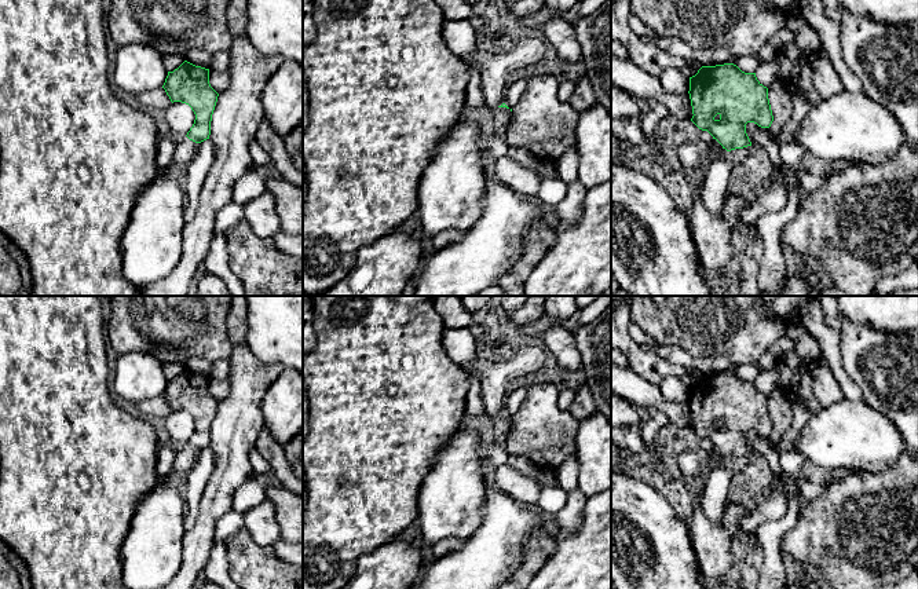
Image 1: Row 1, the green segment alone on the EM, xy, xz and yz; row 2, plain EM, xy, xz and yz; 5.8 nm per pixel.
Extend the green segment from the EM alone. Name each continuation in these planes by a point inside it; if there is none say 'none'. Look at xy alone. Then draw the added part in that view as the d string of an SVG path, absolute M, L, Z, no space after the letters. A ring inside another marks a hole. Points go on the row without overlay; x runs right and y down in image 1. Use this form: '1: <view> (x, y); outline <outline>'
1: xy (186, 457); outline M183 445L178 451L173 461L172 478L168 482L182 480L189 471L194 467L198 458L198 451Z

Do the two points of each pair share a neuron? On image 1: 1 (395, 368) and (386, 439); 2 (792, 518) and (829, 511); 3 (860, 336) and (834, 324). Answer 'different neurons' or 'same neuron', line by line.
1: same neuron
2: different neurons
3: different neurons

